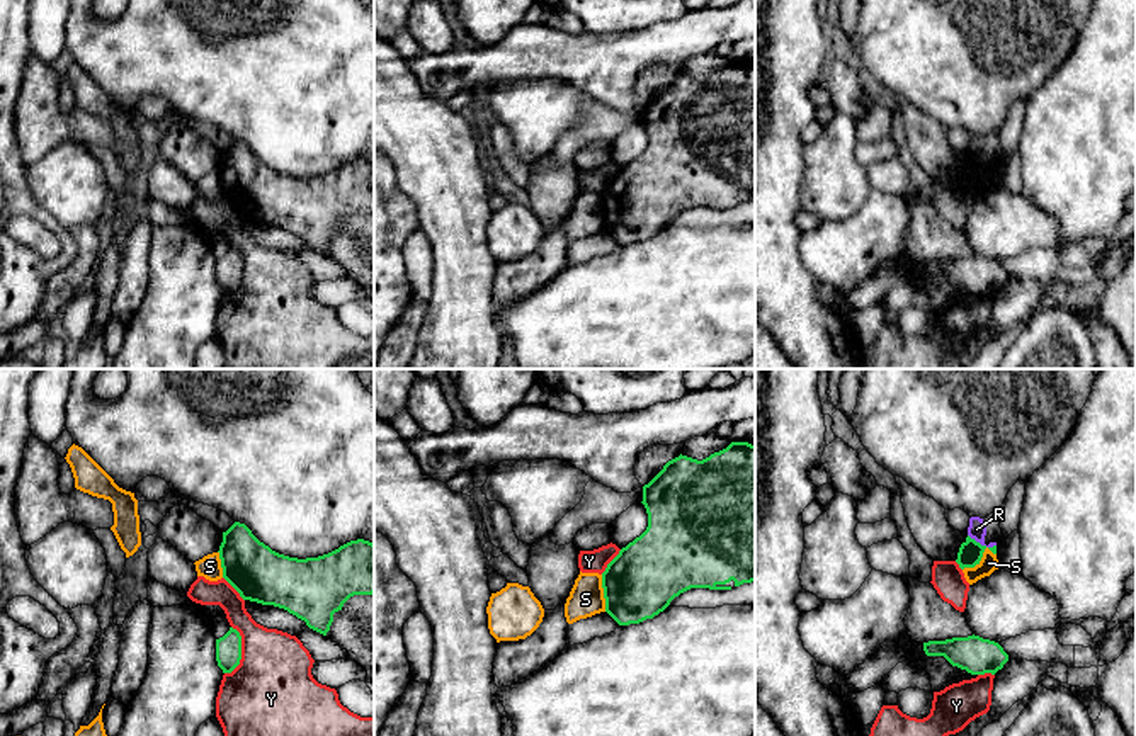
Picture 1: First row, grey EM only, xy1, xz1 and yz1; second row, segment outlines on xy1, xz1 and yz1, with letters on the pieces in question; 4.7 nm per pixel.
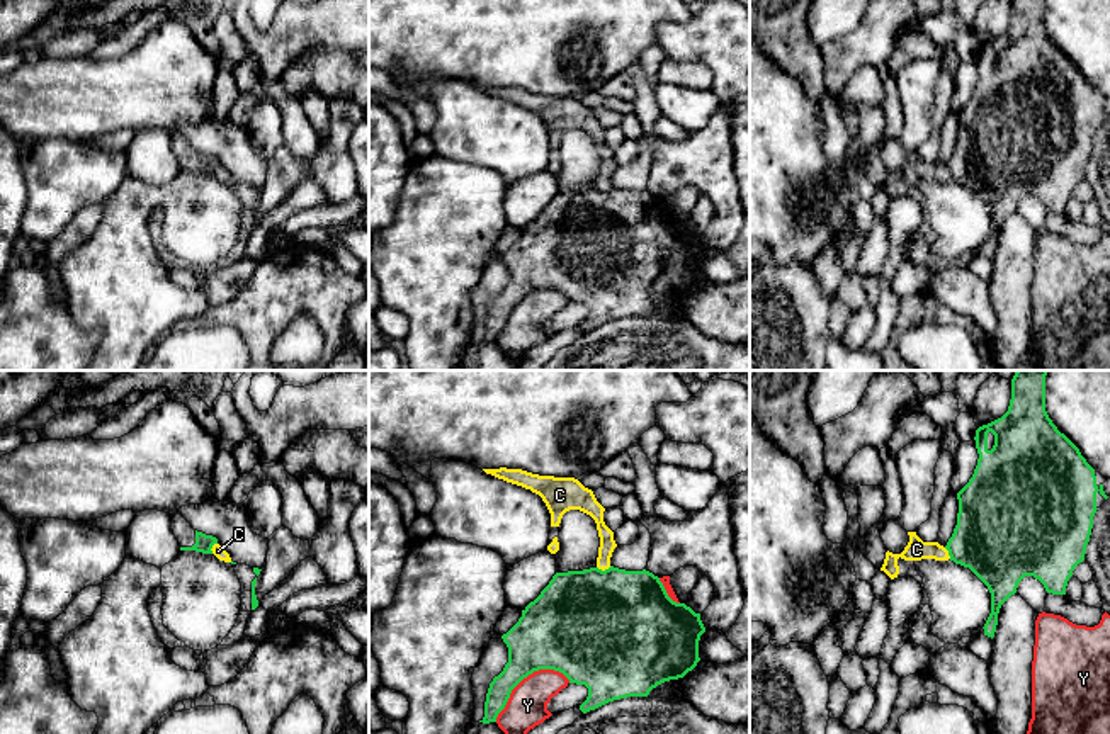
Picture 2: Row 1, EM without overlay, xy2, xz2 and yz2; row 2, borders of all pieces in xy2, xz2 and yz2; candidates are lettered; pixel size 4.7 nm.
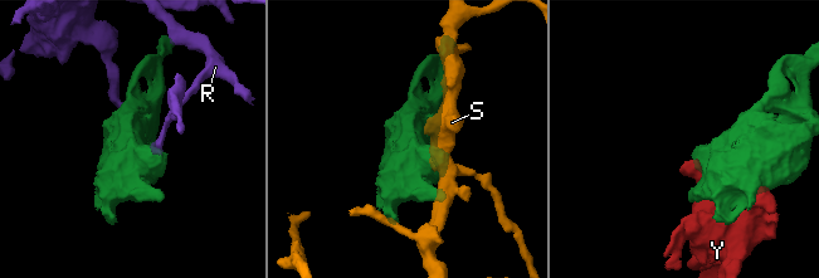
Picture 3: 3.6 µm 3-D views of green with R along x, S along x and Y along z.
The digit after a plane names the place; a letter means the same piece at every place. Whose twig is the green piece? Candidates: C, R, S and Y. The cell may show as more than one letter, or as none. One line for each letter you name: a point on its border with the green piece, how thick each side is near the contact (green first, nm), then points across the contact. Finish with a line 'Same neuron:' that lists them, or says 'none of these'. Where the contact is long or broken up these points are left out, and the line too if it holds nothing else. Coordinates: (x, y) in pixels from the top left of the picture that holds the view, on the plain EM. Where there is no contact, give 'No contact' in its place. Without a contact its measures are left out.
C: Touches green at xz2 (605, 189). Thickness 500 nm (green) against 80 nm. Path across: xz2 (611, 242), (605, 189), (607, 163)
Same neuron: C

